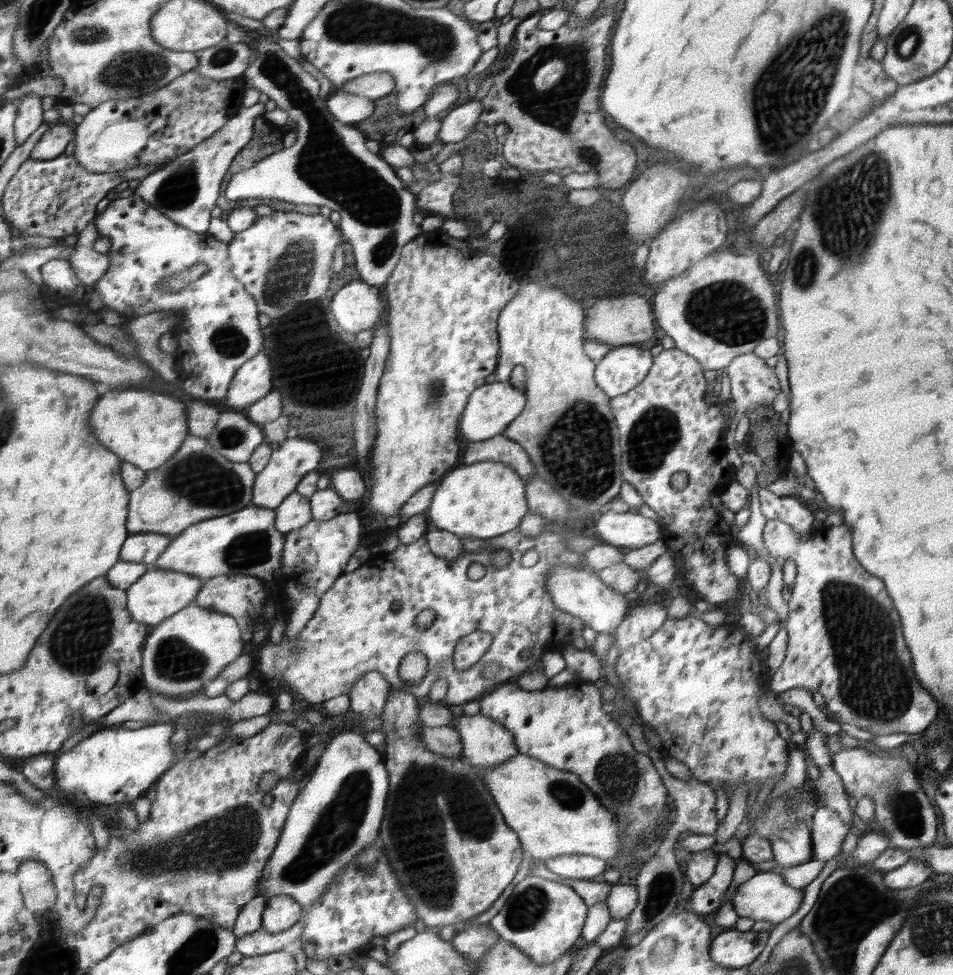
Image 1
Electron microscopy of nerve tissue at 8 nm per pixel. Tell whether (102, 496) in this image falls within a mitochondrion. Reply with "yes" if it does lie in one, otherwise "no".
no

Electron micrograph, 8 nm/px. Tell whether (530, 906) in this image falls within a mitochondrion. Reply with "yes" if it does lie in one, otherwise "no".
yes

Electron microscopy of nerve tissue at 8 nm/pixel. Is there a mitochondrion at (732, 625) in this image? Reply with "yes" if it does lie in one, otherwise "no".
no

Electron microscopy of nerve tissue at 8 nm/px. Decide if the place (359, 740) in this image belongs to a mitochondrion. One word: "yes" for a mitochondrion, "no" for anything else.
no

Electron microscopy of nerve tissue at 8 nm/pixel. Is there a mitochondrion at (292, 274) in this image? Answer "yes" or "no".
yes

